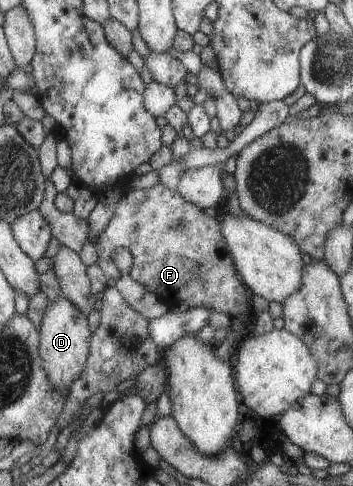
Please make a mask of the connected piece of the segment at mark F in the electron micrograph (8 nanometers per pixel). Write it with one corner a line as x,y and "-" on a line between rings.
160,182
144,189
127,188
121,193
117,201
114,217
110,220
105,232
98,236
99,266
105,271
108,278
117,280
121,275
115,267
113,252
115,248
127,248
133,258
129,276
141,283
147,290
154,292
158,299
167,306
176,305
183,301
188,308
204,306
211,312
223,312
229,317
247,312
247,296
241,280
237,280
233,258
223,238
220,224
215,218
205,216
203,208
187,202
176,189
163,186

